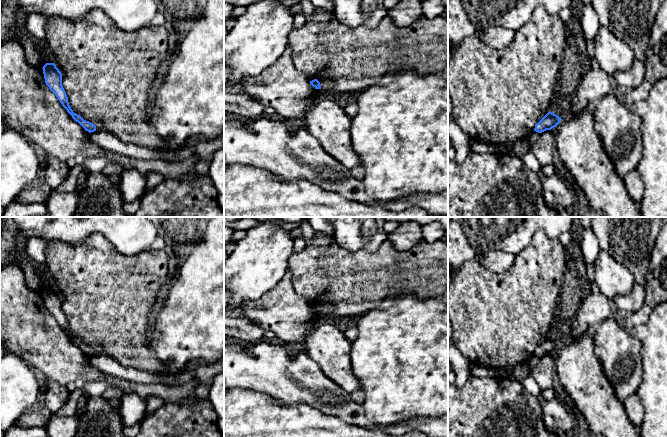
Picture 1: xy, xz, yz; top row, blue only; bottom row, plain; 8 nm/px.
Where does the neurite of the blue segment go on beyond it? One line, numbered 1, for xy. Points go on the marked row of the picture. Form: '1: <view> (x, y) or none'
1: none

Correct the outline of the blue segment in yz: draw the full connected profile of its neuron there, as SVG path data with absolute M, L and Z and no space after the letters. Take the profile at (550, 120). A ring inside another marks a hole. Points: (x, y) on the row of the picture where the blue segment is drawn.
M550 111L535 125L534 131L542 133L546 130L551 130L556 127L561 120L561 117Z

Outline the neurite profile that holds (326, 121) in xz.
M320 100L307 111L303 120L305 121L306 130L319 141L322 148L329 155L338 160L343 166L351 170L361 165L351 142L350 127L352 118L345 114L344 108L334 101Z

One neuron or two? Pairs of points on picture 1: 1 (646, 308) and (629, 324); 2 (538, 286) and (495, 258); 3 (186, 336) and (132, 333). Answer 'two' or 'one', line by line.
1: one
2: two
3: two

